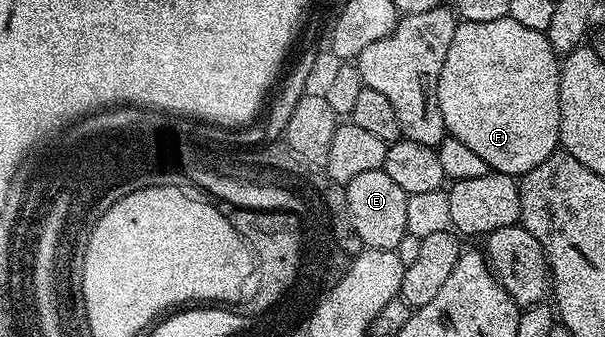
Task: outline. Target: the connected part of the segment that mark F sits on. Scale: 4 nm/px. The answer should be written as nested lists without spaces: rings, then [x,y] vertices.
[[[510,16],[491,23],[460,21],[454,39],[450,39],[442,75],[438,75],[438,107],[442,107],[445,130],[486,159],[489,170],[517,179],[534,171],[560,145],[560,61],[550,47],[548,34],[530,31]]]

